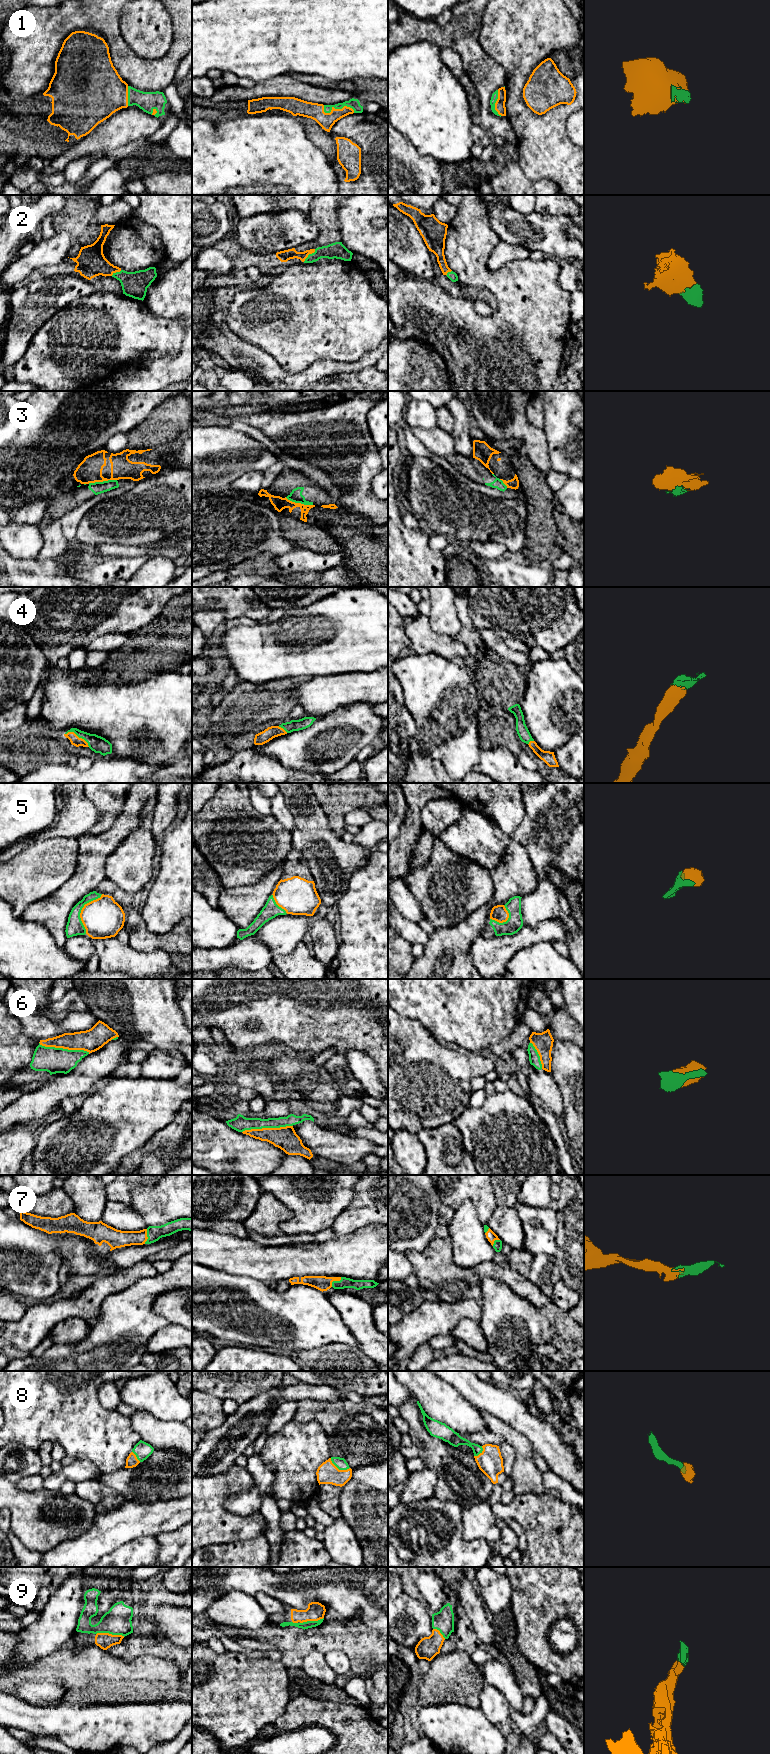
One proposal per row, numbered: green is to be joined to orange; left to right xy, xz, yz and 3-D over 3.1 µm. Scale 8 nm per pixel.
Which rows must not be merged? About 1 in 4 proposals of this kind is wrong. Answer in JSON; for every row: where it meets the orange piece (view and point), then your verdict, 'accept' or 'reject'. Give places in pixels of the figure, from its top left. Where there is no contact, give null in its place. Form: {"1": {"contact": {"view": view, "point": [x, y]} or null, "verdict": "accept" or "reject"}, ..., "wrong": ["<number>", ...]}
{"1": {"contact": {"view": "xz", "point": [336, 109]}, "verdict": "accept"}, "2": {"contact": {"view": "xz", "point": [309, 253]}, "verdict": "accept"}, "3": {"contact": {"view": "xy", "point": [102, 481]}, "verdict": "reject"}, "4": {"contact": {"view": "xy", "point": [77, 736]}, "verdict": "accept"}, "5": {"contact": {"view": "xy", "point": [81, 910]}, "verdict": "accept"}, "6": {"contact": {"view": "xy", "point": [64, 1048]}, "verdict": "accept"}, "7": {"contact": {"view": "xz", "point": [335, 1280]}, "verdict": "accept"}, "8": {"contact": {"view": "xz", "point": [338, 1469]}, "verdict": "accept"}, "9": {"contact": {"view": "xy", "point": [110, 1634]}, "verdict": "accept"}, "wrong": ["3"]}

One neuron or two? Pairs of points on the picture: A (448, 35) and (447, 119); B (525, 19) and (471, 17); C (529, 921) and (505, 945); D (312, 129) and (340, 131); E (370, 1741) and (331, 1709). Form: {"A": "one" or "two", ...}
{"A": "two", "B": "two", "C": "two", "D": "two", "E": "one"}

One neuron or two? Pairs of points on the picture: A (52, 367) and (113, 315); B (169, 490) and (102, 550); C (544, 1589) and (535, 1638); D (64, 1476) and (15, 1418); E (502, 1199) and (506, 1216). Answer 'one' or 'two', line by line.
A: one
B: two
C: one
D: two
E: two

